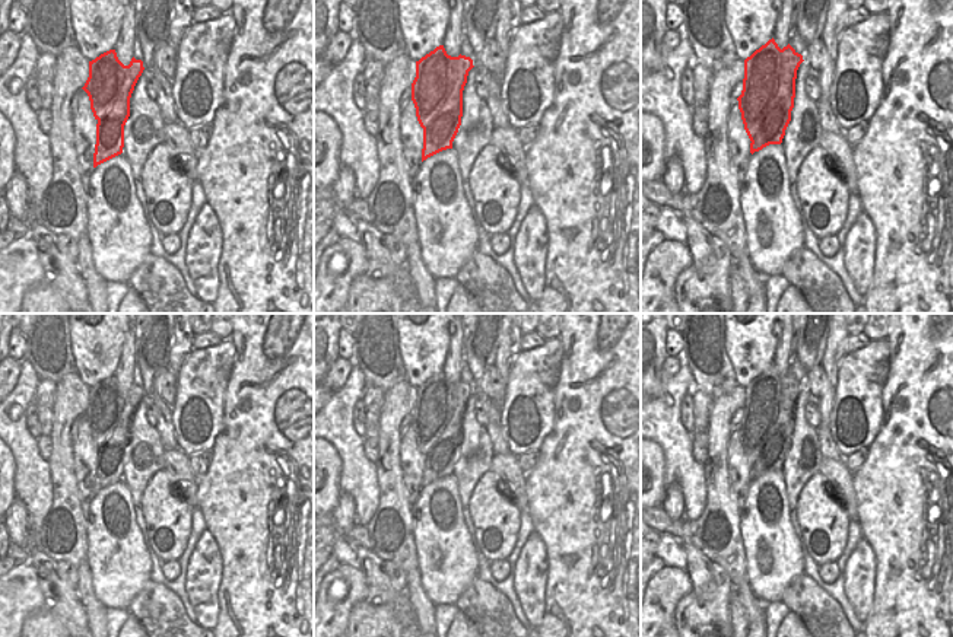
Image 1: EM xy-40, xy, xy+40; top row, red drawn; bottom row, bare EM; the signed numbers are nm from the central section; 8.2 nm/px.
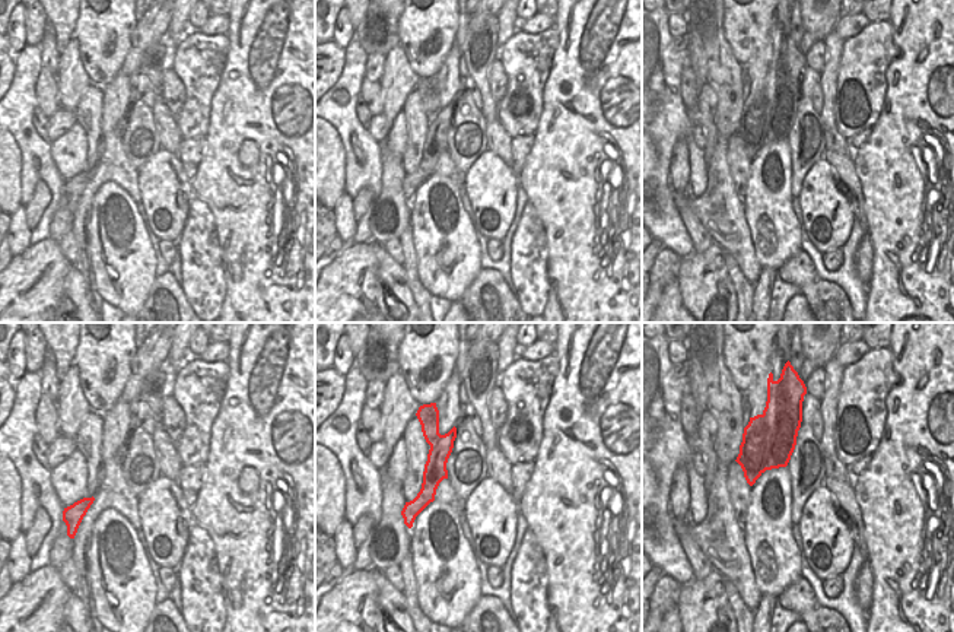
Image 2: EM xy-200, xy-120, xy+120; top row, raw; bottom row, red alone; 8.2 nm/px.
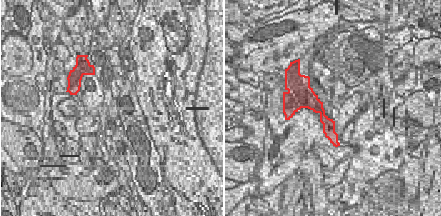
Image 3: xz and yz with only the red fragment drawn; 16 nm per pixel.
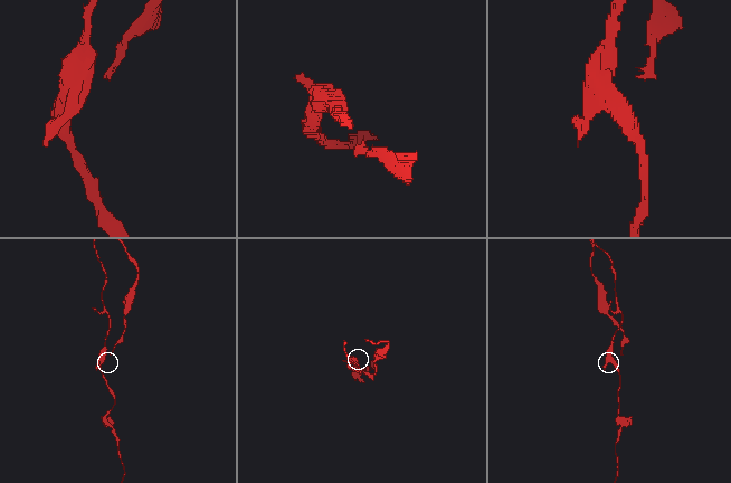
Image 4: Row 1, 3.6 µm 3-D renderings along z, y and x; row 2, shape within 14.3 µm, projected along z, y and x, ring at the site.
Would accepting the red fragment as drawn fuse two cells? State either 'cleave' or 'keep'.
cleave

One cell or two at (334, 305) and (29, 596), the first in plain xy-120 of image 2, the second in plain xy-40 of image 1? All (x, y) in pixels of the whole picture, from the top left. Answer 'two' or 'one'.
one

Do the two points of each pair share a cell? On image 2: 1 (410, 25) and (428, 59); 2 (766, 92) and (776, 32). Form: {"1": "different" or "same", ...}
{"1": "same", "2": "same"}

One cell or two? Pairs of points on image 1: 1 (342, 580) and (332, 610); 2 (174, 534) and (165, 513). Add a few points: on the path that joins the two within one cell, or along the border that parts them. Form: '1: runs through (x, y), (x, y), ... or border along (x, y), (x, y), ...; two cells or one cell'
1: runs through (342, 588), (334, 602); one cell
2: runs through (171, 529), (168, 518); one cell

